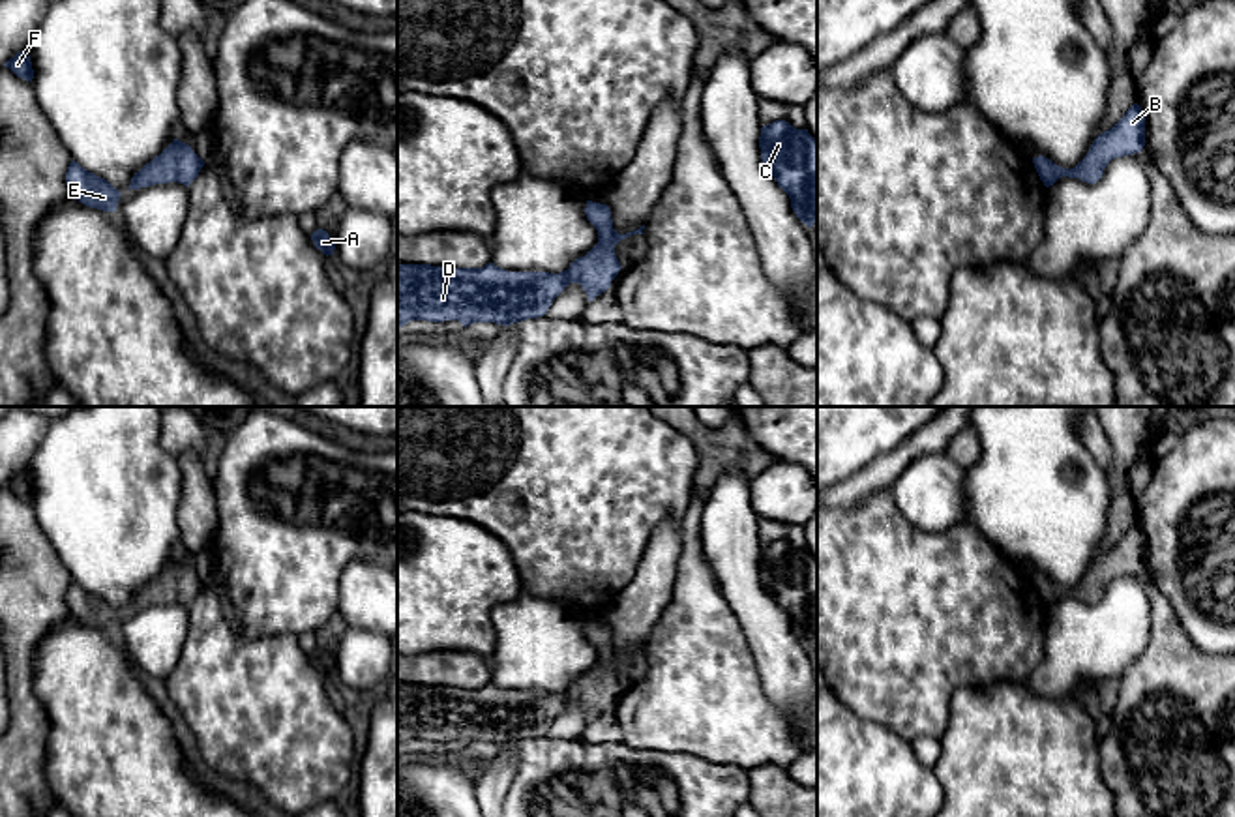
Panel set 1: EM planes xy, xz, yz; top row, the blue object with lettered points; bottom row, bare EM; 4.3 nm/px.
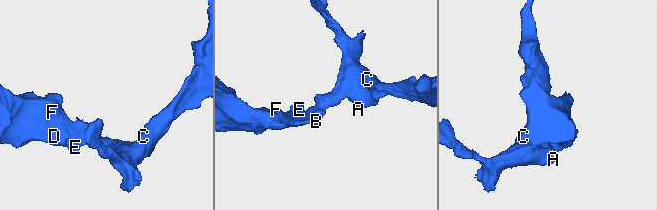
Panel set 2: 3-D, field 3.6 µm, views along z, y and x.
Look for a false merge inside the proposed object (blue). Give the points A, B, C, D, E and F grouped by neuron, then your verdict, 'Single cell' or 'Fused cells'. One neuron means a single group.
Groups: A B C D E F. Single cell

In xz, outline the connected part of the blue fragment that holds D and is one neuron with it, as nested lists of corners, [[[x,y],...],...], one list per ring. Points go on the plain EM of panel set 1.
[[[587,620],[587,639],[598,650],[598,663],[585,675],[575,678],[568,690],[560,693],[549,691],[508,691],[493,682],[484,688],[450,688],[431,684],[397,684],[397,753],[410,740],[459,740],[465,748],[474,742],[495,742],[510,746],[527,738],[538,738],[547,733],[553,720],[570,705],[579,703],[592,721],[611,706],[611,701],[620,691],[620,682],[615,675],[615,665],[632,656],[643,654],[637,650],[618,654],[613,648],[611,630],[607,624]]]

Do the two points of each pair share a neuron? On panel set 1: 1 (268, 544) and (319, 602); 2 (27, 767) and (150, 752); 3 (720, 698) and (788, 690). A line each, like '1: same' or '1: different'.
1: same
2: different
3: different

